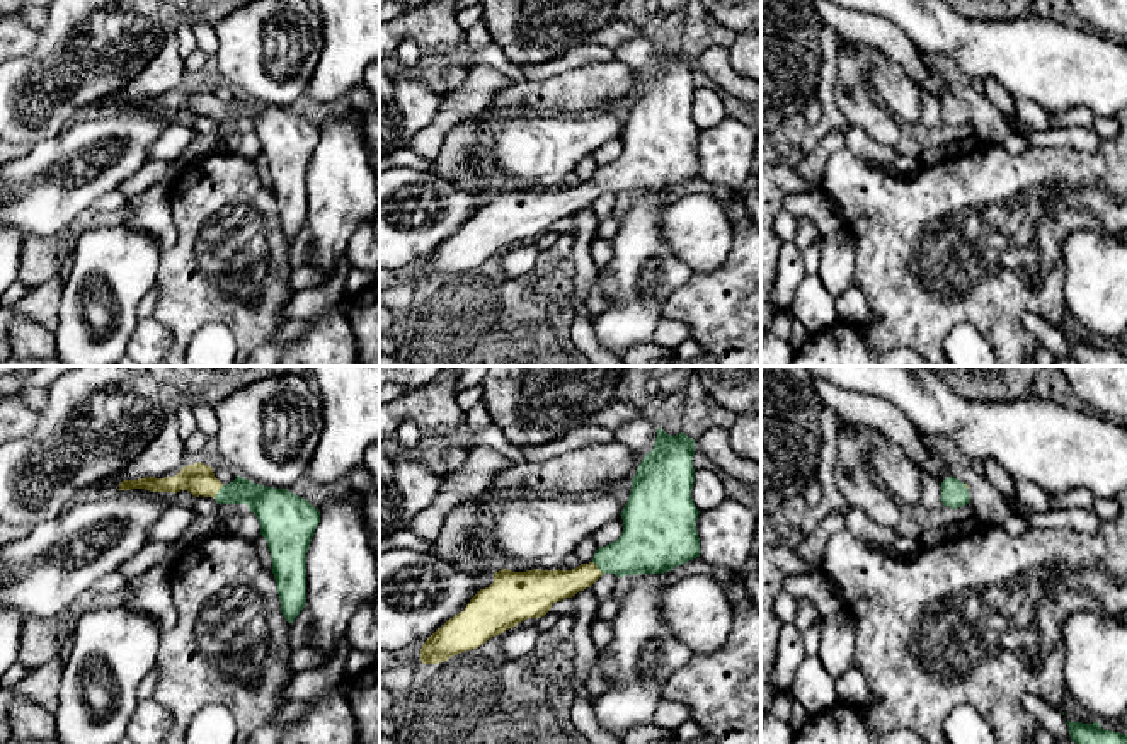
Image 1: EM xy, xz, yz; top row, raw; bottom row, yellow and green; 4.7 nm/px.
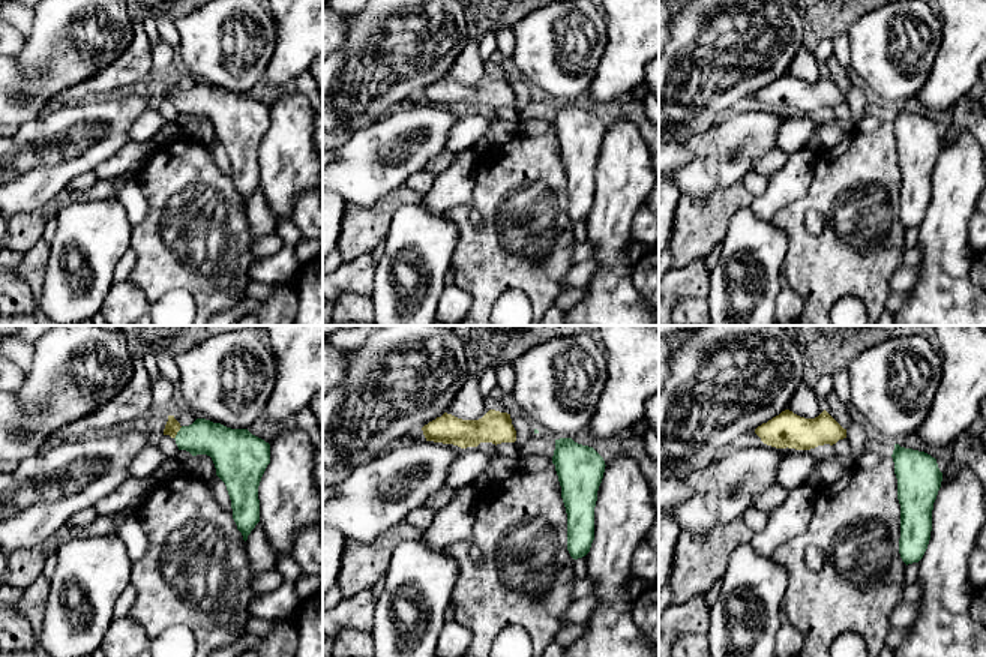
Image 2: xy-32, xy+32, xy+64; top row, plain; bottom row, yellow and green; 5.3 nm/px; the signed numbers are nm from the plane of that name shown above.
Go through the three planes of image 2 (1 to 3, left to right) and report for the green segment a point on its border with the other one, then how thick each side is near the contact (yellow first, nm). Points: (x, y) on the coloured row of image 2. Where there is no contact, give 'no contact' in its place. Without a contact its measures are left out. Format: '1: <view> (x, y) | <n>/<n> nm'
1: xy-32 (177, 431) | 80/190 nm
2: no contact
3: no contact

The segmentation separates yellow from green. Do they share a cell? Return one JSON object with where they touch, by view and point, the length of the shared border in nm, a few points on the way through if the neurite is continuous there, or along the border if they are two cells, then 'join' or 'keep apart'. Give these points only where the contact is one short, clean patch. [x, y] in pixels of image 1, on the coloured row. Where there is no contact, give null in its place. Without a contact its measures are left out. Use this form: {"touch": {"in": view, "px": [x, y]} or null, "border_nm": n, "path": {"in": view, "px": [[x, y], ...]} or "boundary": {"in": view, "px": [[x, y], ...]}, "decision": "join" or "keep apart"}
{"touch": {"in": "xy", "px": [217, 492]}, "border_nm": 80, "path": {"in": "xy", "px": [[198, 479], [217, 492], [249, 492], [266, 503]]}, "decision": "join"}

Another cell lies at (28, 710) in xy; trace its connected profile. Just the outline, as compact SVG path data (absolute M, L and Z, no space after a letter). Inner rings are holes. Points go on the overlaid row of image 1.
M58 657L39 669L29 672L10 690L0 691L0 744L9 739L17 741L51 741L58 739L54 713L60 701L60 684L65 666Z

